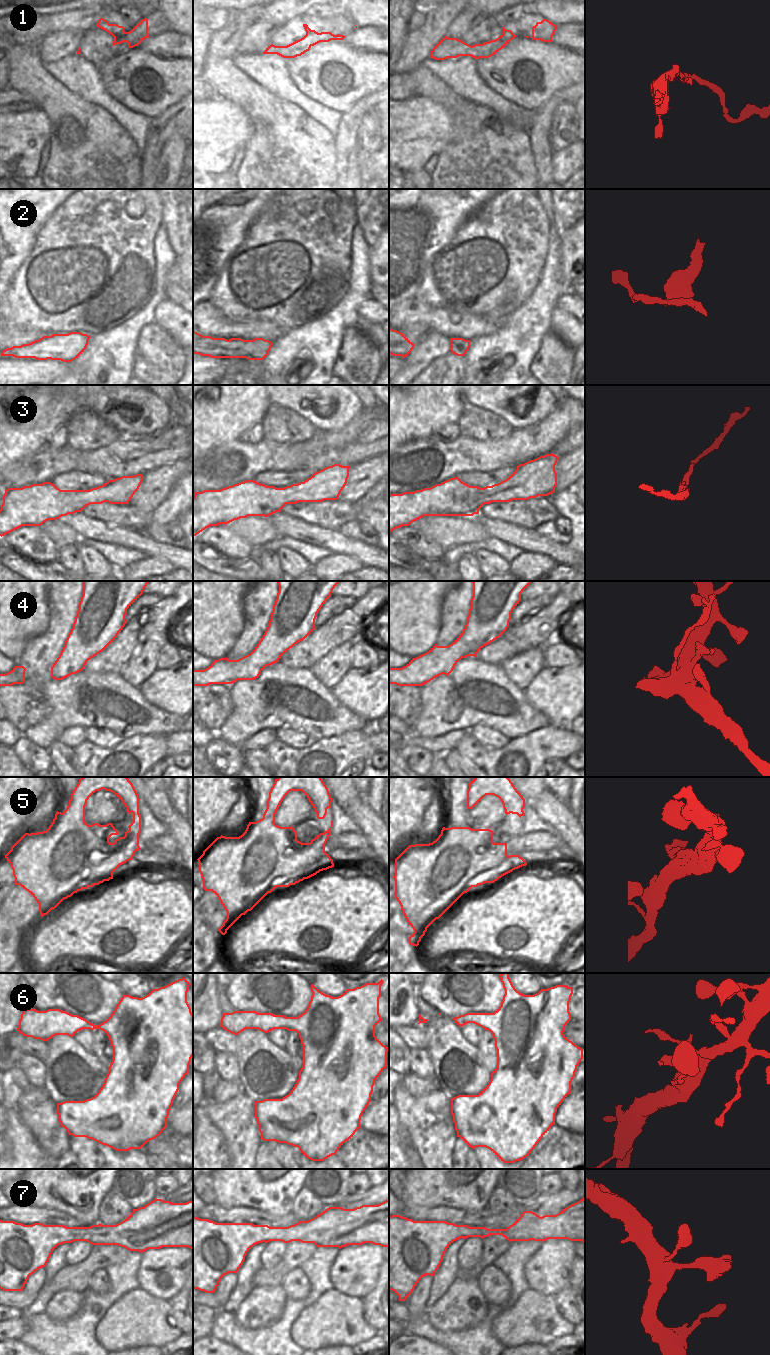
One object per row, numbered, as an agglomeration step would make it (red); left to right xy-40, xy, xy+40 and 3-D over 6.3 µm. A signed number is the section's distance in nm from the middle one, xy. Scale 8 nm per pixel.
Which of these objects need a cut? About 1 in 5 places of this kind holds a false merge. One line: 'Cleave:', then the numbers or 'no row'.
Cleave: 2

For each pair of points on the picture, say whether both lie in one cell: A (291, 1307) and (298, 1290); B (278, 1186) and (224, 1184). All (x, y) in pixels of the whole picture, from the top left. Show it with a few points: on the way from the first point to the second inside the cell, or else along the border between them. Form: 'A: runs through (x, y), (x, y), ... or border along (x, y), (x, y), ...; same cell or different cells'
A: border along (311, 1284), (311, 1290), (305, 1298), (288, 1298); different cells
B: runs through (265, 1185), (237, 1184); same cell

